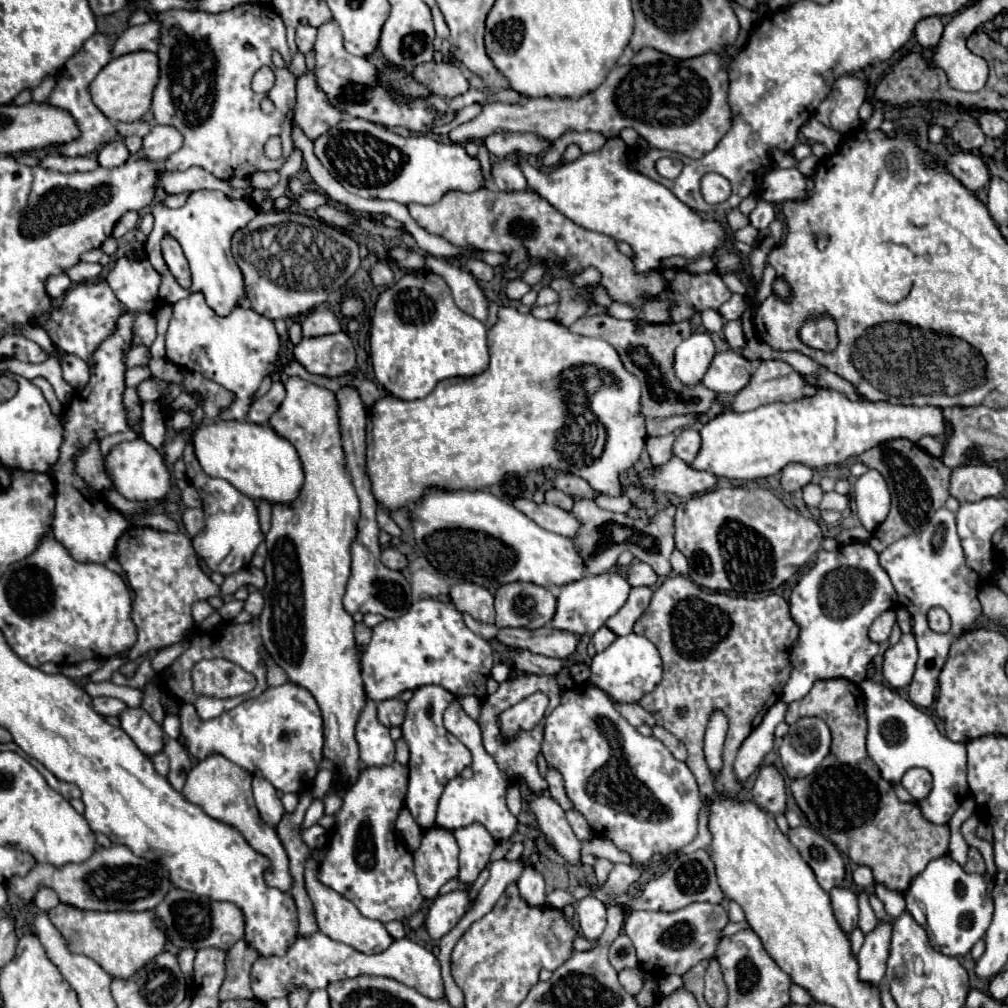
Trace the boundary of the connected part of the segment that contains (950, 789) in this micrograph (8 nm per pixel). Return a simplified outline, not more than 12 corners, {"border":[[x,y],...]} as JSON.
{"border":[[867,678],[869,758],[891,784],[929,768],[924,817],[947,824],[969,794],[965,744]]}

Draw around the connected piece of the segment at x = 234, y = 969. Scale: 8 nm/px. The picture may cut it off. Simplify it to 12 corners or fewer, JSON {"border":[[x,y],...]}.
{"border":[[243,940],[227,950],[221,1000],[253,998],[249,972],[257,960]]}

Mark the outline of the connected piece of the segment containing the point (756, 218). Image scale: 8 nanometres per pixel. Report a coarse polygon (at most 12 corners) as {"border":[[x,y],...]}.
{"border":[[759,200],[749,214],[757,230],[765,230],[775,220],[769,202]]}

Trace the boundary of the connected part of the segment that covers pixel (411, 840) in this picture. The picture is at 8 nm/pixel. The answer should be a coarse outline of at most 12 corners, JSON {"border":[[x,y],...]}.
{"border":[[399,812],[395,828],[411,852],[419,848],[423,830],[411,812]]}

